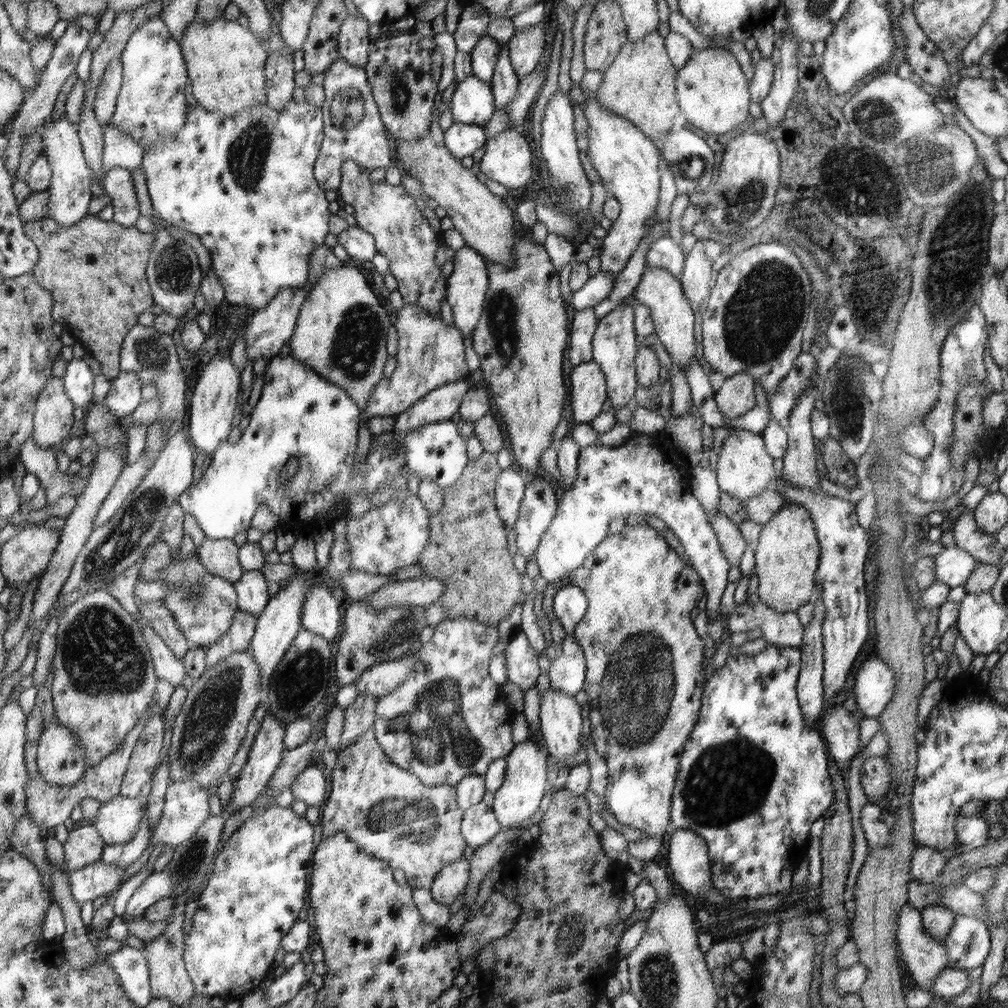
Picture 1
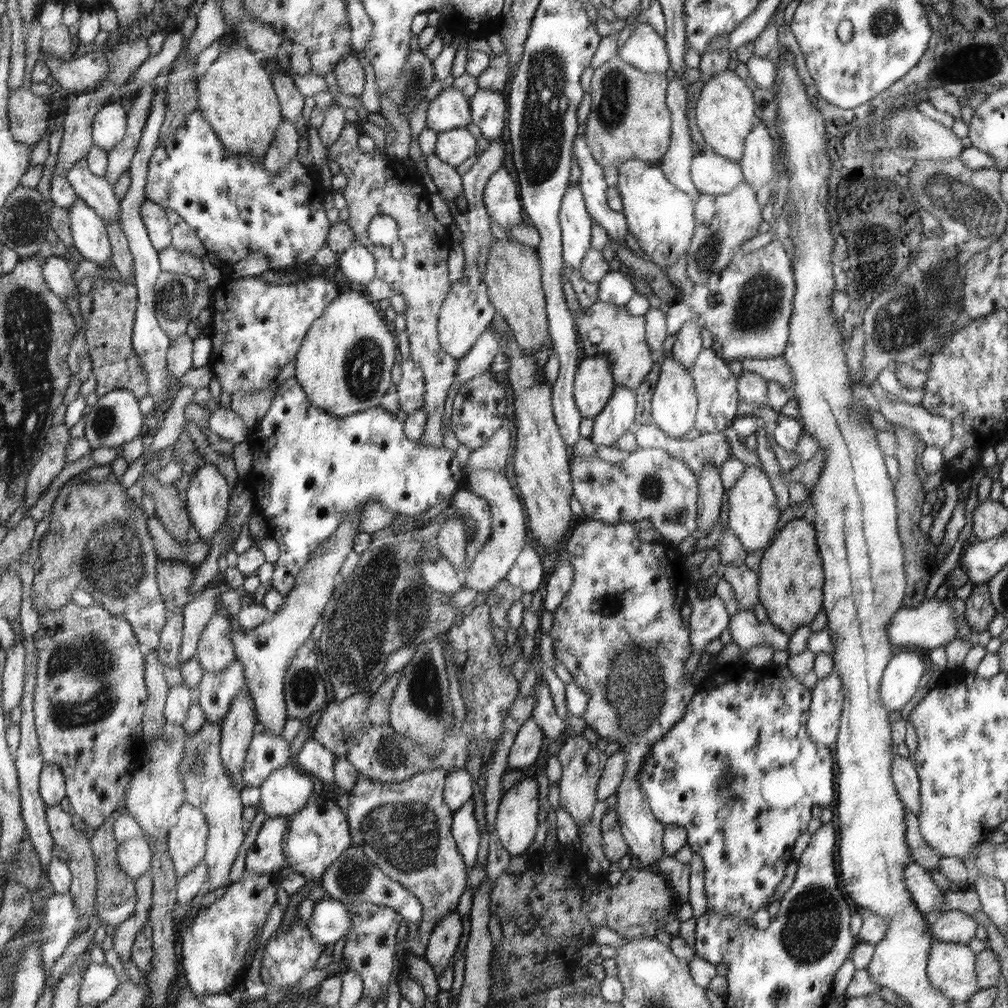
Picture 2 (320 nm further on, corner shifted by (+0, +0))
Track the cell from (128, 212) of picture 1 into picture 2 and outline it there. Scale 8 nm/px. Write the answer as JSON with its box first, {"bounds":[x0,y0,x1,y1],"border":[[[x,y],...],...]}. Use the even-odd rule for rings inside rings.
{"bounds":[140,199,171,252],"border":[[[146,199],[140,206],[140,216],[148,230],[148,235],[154,249],[160,252],[169,248],[171,233],[166,210],[162,206]]]}

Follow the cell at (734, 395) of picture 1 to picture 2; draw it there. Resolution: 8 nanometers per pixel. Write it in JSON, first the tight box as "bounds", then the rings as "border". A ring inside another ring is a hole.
{"bounds":[697,462,724,534],"border":[[[713,462],[705,466],[699,477],[698,500],[698,526],[697,530],[702,534],[709,534],[715,522],[719,520],[722,512],[722,498],[724,487],[720,479],[720,468],[715,468]]]}

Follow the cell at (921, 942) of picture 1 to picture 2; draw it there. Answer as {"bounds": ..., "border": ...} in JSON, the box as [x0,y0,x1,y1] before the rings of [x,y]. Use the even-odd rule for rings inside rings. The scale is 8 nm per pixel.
{"bounds":[927,940,981,1002],"border":[[[935,940],[928,958],[927,974],[950,1000],[969,1002],[981,989],[976,974],[976,954],[968,945]]]}

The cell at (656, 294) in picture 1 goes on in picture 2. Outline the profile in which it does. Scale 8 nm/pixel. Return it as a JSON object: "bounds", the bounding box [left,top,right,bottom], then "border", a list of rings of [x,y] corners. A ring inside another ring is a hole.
{"bounds":[651,354,697,439],"border":[[[668,354],[662,363],[659,379],[651,398],[652,423],[668,436],[684,439],[695,430],[697,406],[697,394],[691,371],[672,359],[672,354]]]}

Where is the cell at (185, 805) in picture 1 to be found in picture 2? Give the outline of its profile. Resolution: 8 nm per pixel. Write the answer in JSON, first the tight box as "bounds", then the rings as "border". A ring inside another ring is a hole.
{"bounds":[167,804,210,878],"border":[[[184,804],[176,816],[178,821],[167,837],[167,849],[178,878],[205,861],[210,827],[198,807]]]}

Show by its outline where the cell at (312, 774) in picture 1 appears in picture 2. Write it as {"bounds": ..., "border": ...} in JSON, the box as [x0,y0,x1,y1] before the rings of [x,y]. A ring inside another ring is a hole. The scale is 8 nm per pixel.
{"bounds":[260,764,314,817],"border":[[[293,764],[273,770],[260,789],[260,808],[268,817],[292,817],[298,814],[314,793],[314,783]]]}

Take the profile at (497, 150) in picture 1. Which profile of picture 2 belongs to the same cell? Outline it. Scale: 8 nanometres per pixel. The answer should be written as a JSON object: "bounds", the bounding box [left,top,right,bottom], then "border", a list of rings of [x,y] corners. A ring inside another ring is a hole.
{"bounds":[483,166,523,232],"border":[[[504,166],[490,176],[484,187],[483,202],[489,220],[498,224],[502,230],[508,232],[523,222],[519,186],[516,186],[514,178]]]}

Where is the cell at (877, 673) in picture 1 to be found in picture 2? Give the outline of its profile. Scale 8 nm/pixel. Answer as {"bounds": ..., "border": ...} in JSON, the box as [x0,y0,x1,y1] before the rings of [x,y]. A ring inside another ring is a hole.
{"bounds":[880,651,924,711],"border":[[[900,651],[891,658],[880,682],[880,702],[890,711],[900,711],[916,694],[918,682],[924,676],[924,660],[918,653]]]}

